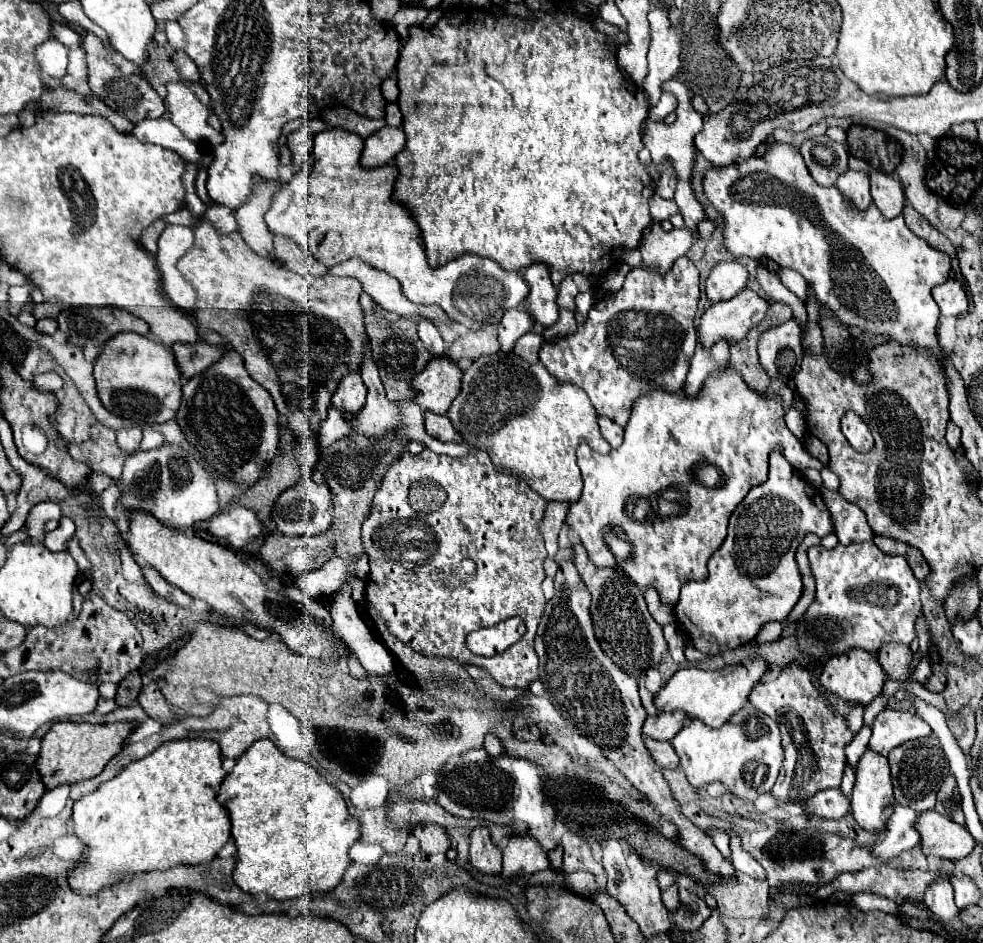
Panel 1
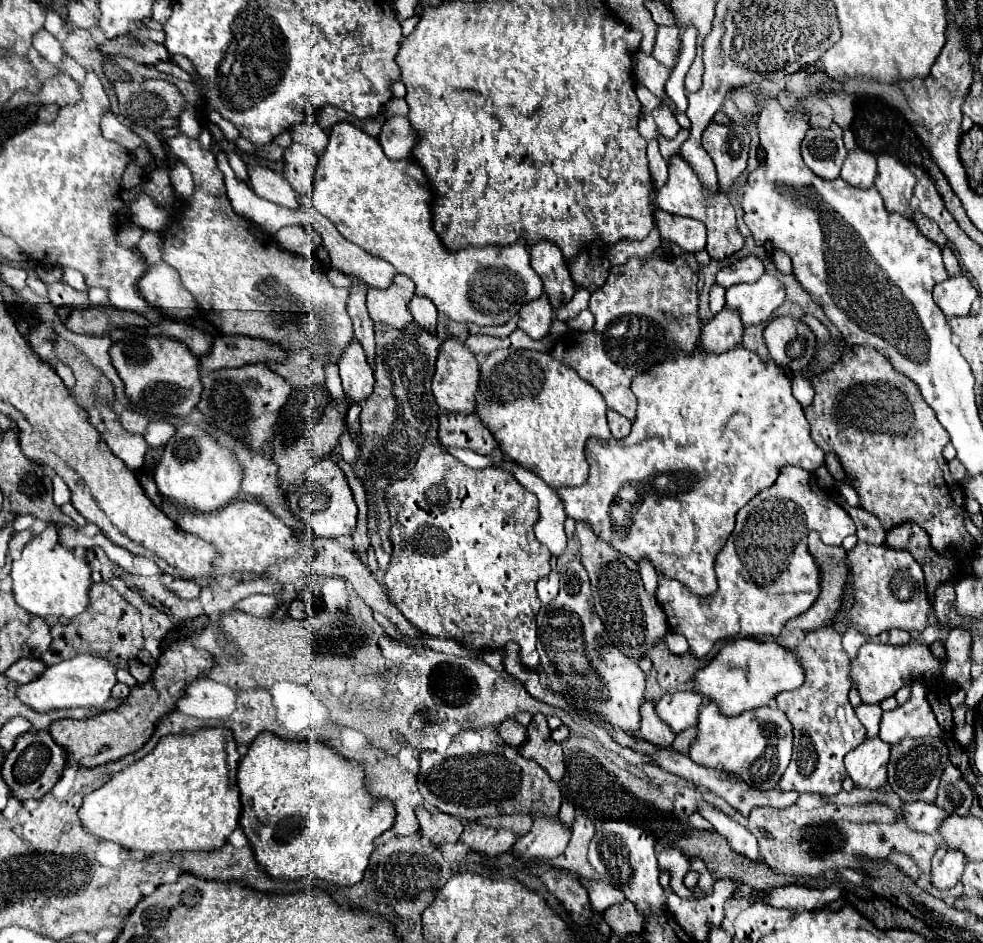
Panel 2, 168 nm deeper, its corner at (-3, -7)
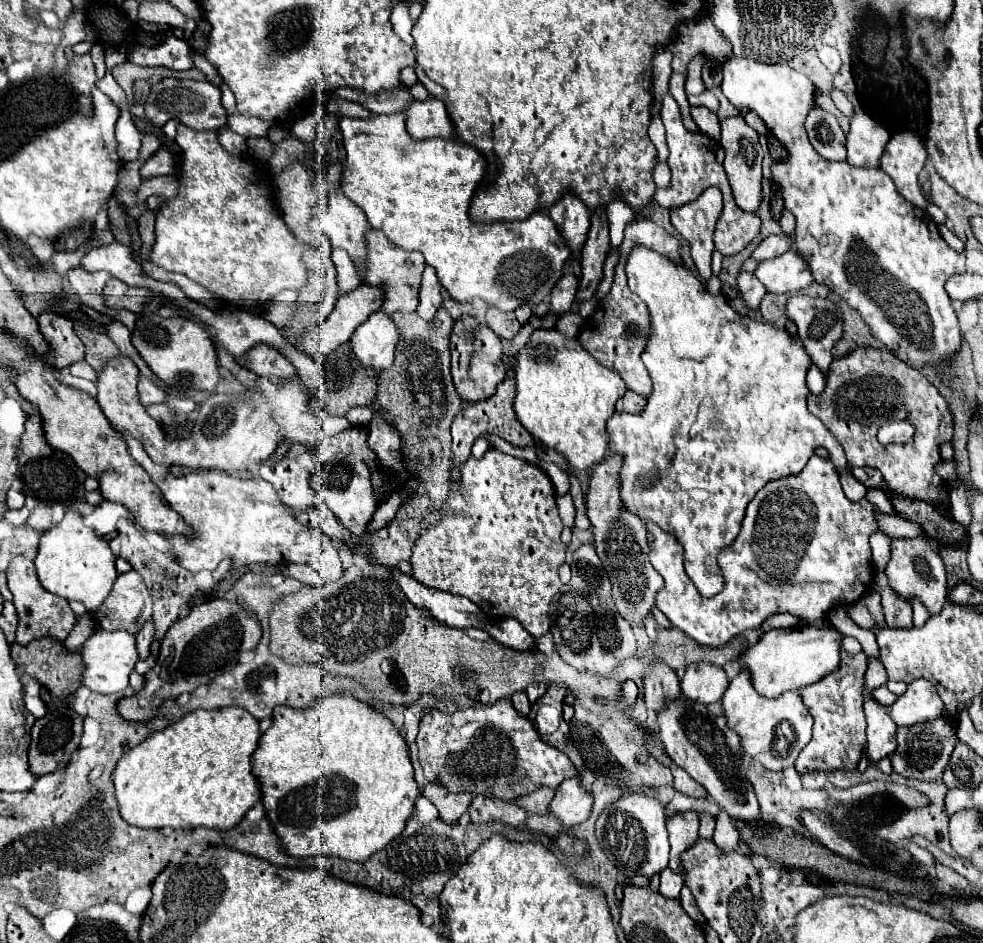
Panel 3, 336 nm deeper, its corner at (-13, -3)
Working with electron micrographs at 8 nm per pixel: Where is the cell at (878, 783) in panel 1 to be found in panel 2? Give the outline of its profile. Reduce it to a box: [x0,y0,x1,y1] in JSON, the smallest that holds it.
[844,737,890,791]

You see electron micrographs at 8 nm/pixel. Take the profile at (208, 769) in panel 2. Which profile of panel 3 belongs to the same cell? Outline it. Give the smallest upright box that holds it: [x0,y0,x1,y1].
[114,705,262,829]

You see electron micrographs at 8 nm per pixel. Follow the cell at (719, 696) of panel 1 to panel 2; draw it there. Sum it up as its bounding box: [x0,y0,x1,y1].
[692,639,804,717]

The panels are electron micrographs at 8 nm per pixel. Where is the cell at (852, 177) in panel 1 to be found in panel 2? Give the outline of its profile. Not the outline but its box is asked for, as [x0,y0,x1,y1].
[840,149,876,189]

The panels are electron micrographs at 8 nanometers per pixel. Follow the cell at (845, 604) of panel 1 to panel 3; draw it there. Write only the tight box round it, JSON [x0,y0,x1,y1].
[886,537,948,615]

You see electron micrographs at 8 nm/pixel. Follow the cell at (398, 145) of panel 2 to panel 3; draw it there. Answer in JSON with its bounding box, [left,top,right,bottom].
[406,97,456,139]

